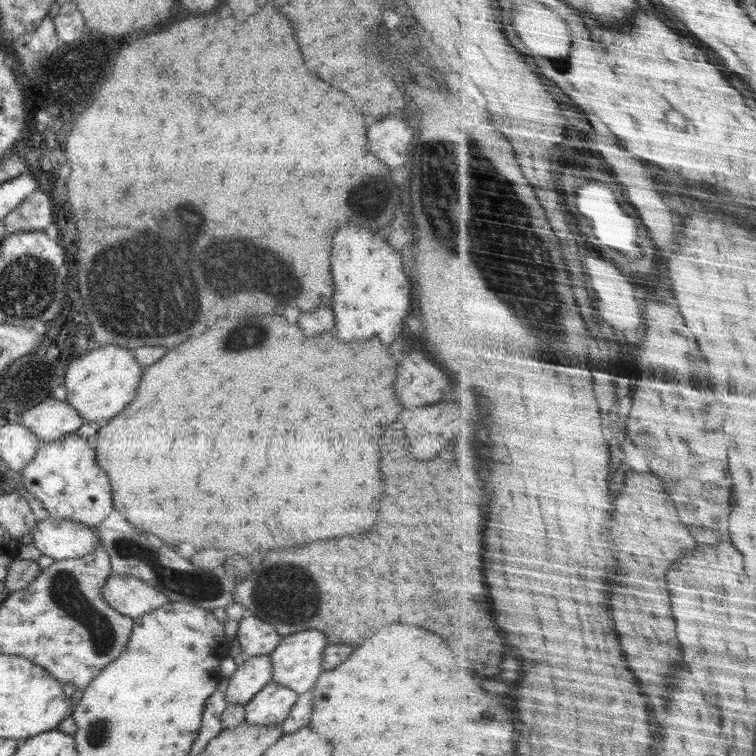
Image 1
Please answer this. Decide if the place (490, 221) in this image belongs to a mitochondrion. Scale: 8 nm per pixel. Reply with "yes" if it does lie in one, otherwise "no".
yes

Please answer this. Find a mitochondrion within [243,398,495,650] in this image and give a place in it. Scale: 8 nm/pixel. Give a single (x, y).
(289, 605)

